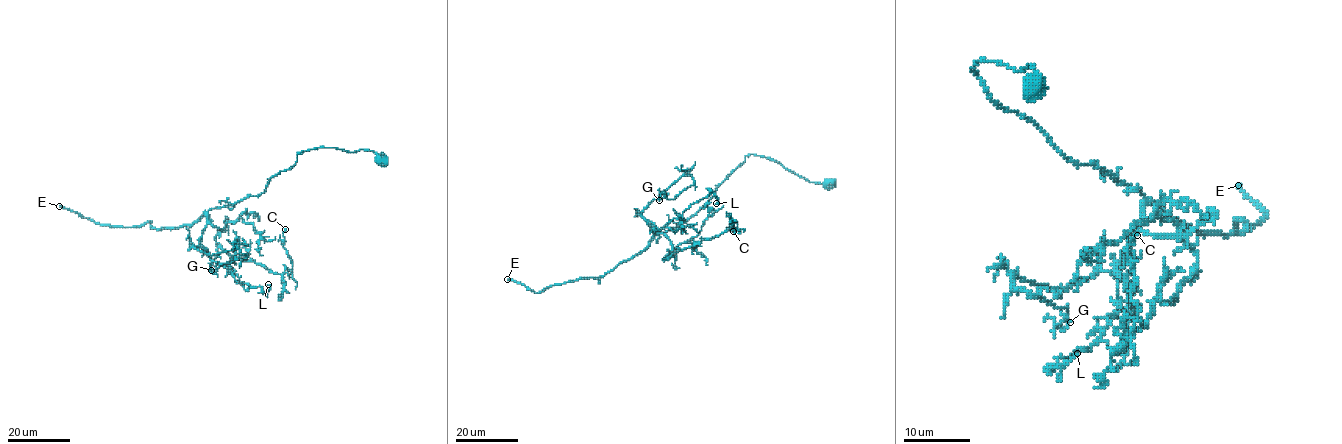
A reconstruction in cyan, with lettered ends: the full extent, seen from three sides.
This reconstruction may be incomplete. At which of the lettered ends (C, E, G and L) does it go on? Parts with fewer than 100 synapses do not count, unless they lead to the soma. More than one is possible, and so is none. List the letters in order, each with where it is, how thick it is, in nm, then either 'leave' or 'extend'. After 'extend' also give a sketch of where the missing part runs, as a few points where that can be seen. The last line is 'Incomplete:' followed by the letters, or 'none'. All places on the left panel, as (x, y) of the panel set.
C: at (285, 229); 130 nm thick; leave
E: at (59, 206); 340 nm thick; extend
G: at (211, 270); 100 nm thick; leave
L: at (268, 284); 140 nm thick; leave
Incomplete: E

